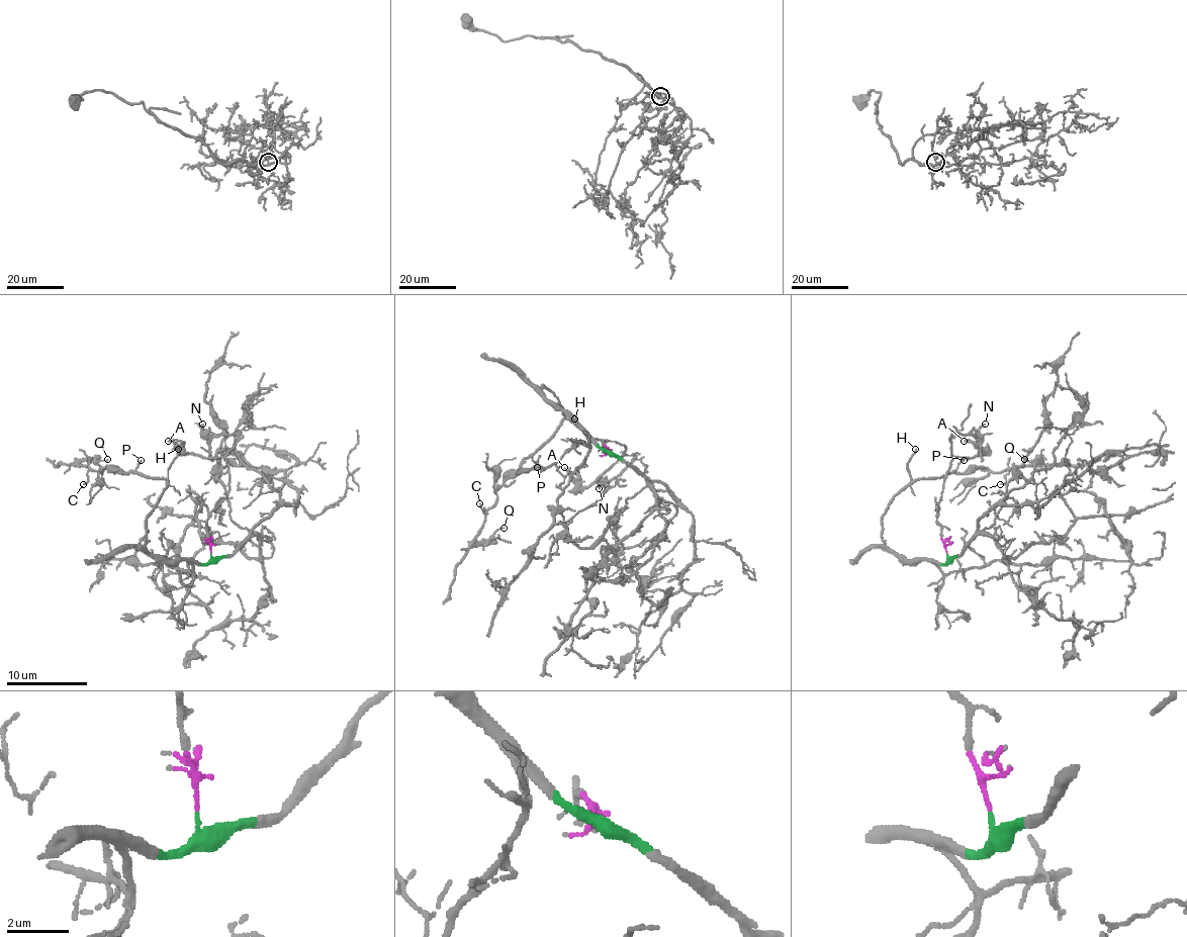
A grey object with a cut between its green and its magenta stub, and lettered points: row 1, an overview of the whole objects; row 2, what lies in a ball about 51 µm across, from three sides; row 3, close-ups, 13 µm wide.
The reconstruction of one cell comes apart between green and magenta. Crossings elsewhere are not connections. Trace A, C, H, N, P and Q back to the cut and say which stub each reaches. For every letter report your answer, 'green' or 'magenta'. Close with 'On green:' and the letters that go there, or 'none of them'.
A: magenta
C: green
H: green
N: magenta
P: green
Q: green
On green: C, H, P, Q

